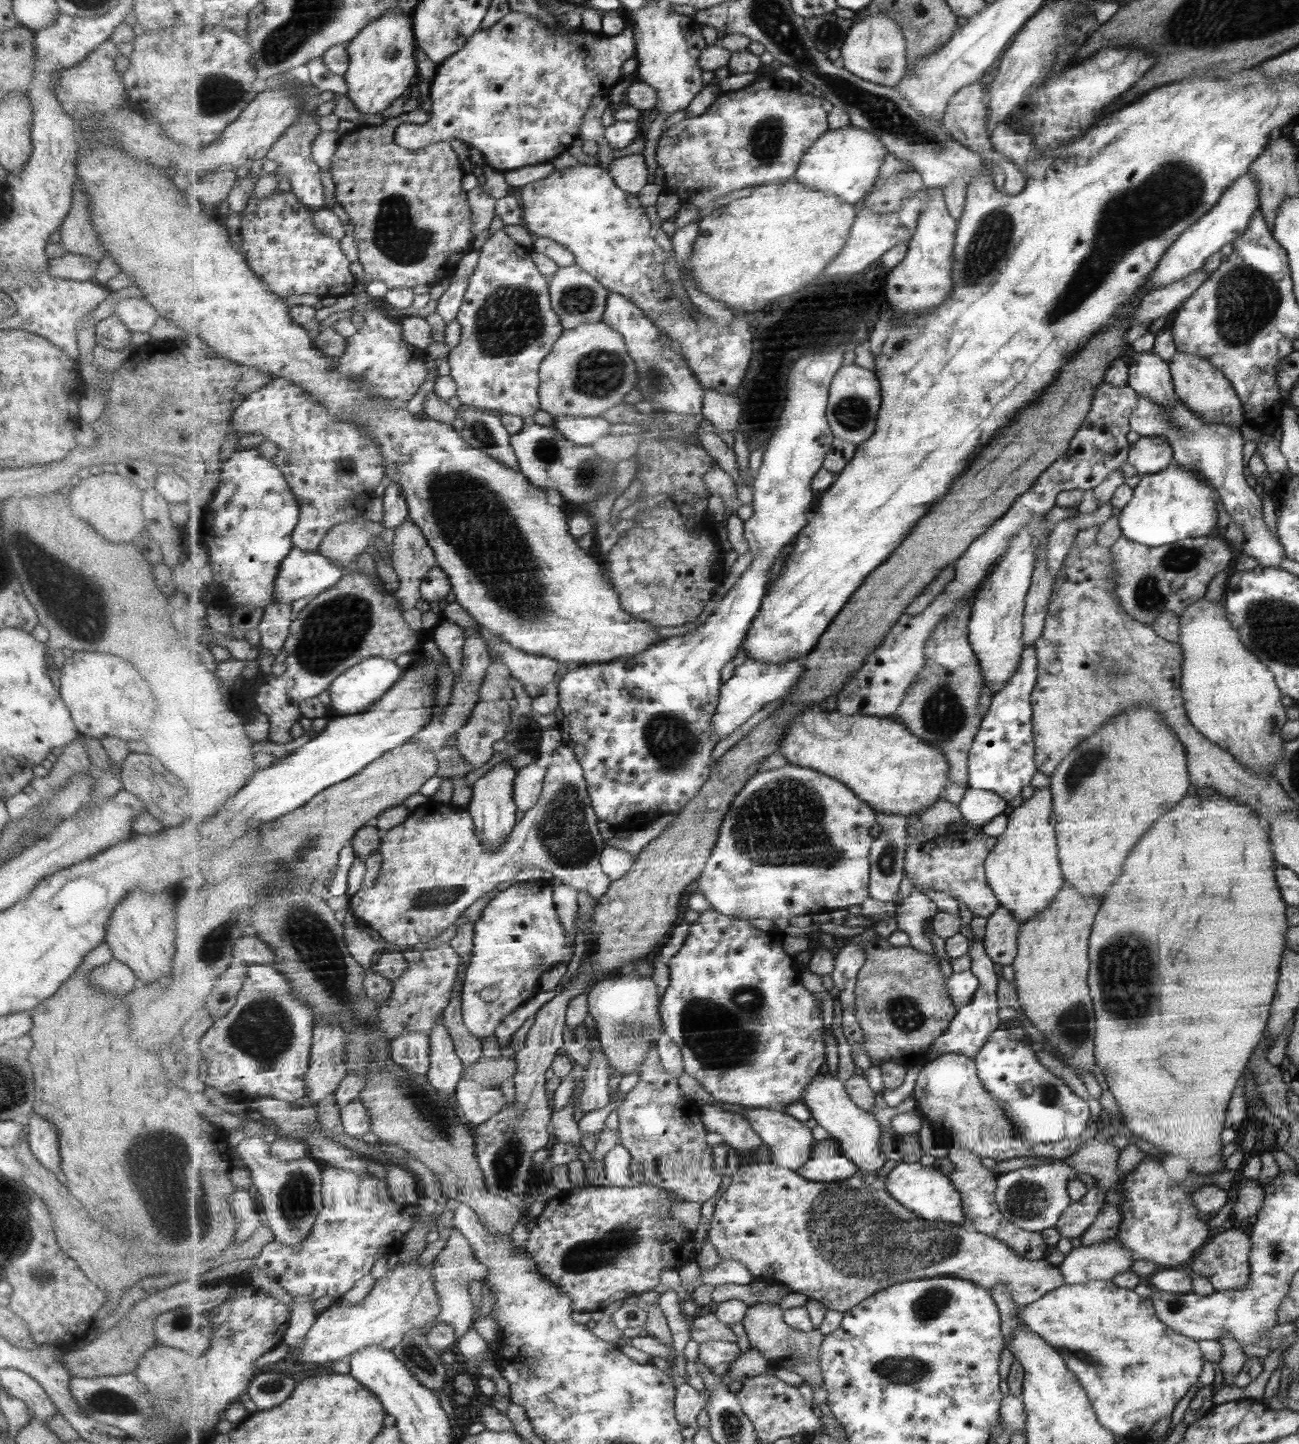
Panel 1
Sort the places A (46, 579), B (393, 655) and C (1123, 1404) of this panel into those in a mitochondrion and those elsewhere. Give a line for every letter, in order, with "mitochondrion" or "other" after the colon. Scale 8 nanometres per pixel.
A: mitochondrion
B: other
C: other

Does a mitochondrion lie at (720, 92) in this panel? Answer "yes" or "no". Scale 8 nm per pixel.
no

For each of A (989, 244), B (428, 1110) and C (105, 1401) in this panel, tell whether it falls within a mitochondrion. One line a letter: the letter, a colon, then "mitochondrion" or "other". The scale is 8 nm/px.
A: mitochondrion
B: mitochondrion
C: mitochondrion

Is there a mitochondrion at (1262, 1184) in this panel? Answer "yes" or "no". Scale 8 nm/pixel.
no

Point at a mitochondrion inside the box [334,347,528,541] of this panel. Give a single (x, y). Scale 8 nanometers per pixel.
(480, 432)

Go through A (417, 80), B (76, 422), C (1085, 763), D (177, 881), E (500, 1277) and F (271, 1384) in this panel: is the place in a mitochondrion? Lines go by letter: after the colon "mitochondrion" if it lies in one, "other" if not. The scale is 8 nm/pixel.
A: other
B: other
C: mitochondrion
D: other
E: other
F: mitochondrion

